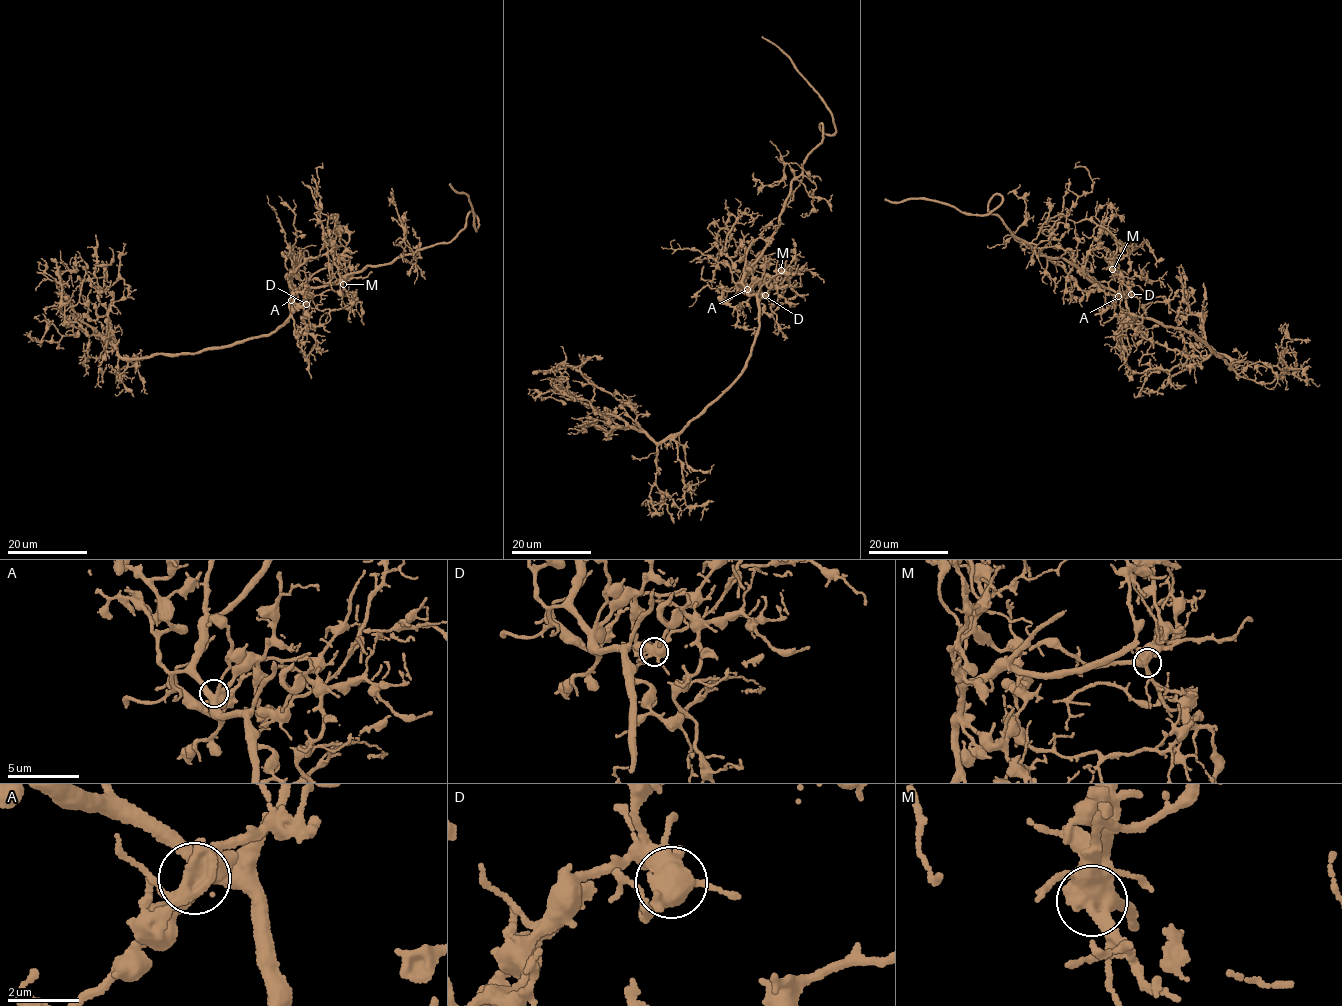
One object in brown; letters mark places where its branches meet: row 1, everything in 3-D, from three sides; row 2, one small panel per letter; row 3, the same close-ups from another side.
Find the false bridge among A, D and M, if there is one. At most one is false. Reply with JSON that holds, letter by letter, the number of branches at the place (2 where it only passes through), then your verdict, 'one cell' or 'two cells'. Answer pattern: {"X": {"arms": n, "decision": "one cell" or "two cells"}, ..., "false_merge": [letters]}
{"A": {"arms": 5, "decision": "one cell"}, "D": {"arms": 5, "decision": "one cell"}, "M": {"arms": 5, "decision": "two cells"}, "false_merge": ["M"]}

